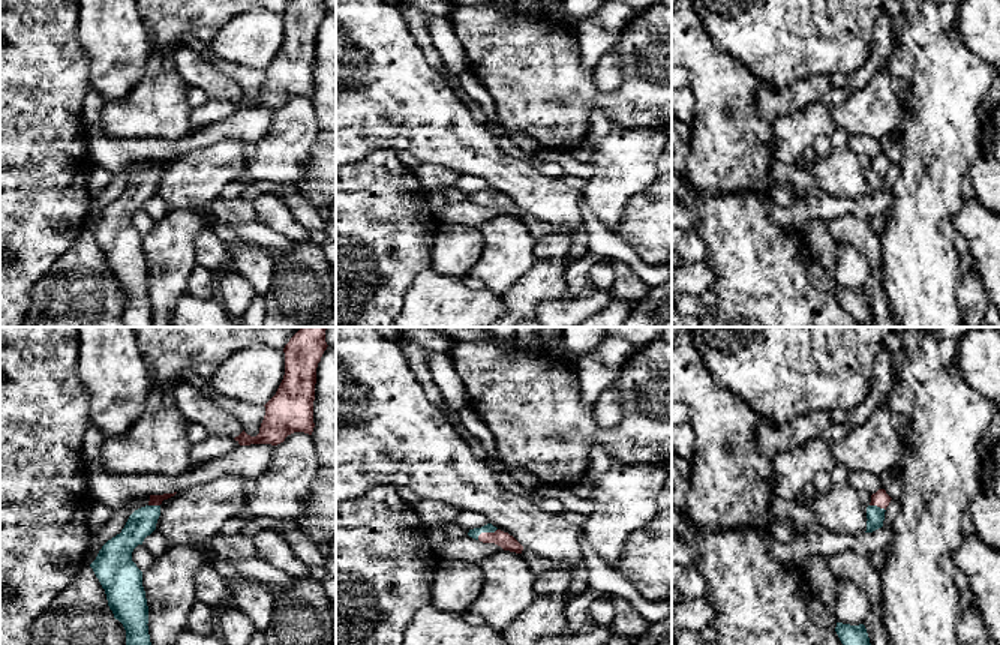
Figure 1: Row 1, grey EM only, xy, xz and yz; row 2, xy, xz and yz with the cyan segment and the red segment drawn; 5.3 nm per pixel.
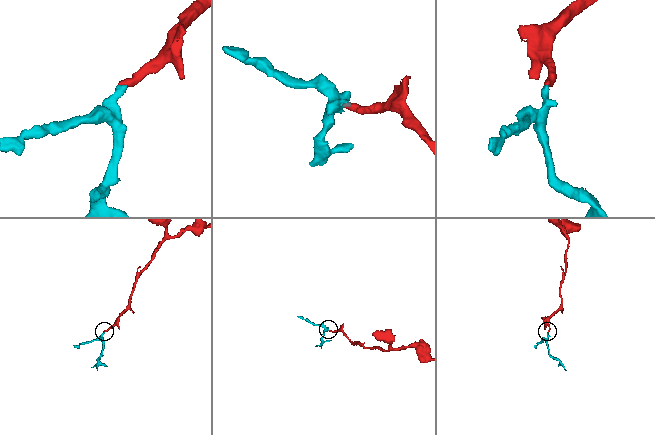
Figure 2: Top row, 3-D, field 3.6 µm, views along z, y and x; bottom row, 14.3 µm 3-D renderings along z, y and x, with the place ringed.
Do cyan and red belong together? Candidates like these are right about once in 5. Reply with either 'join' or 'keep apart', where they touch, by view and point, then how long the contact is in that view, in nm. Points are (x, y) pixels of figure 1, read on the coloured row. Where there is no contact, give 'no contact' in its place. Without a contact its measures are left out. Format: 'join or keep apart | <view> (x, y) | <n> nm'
join | xz (486, 531) | 130 nm

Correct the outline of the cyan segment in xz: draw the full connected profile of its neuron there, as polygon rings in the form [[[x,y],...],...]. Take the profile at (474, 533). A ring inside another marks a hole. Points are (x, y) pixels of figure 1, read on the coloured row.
[[[487,524],[481,528],[469,530],[468,536],[483,543],[495,543],[501,546],[504,550],[516,554],[522,554],[523,550],[523,546],[513,536],[498,530],[492,524]]]

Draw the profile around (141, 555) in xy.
[[[138,544],[132,552],[132,561],[142,573],[151,567],[154,558],[156,556],[144,544]]]

